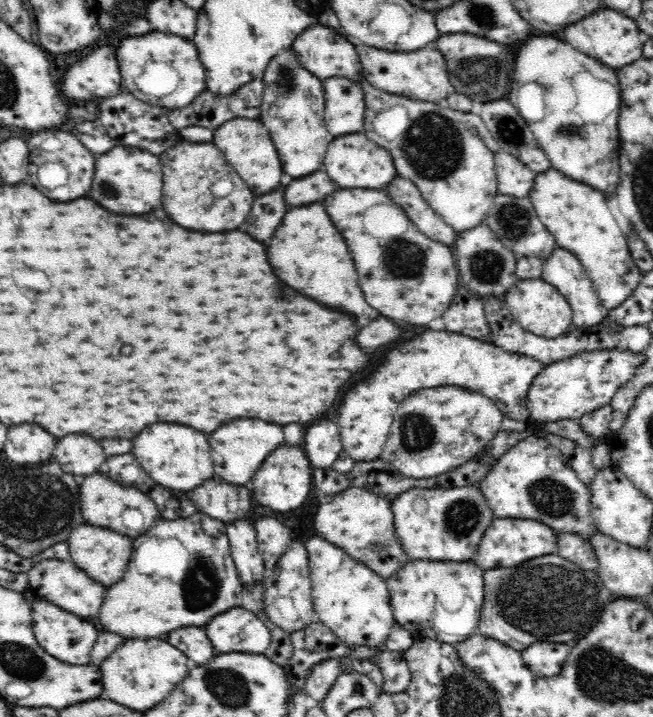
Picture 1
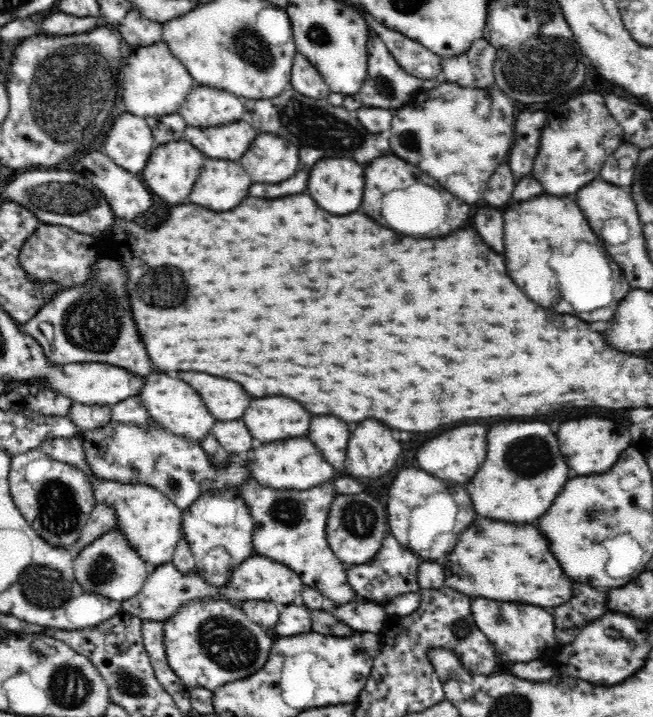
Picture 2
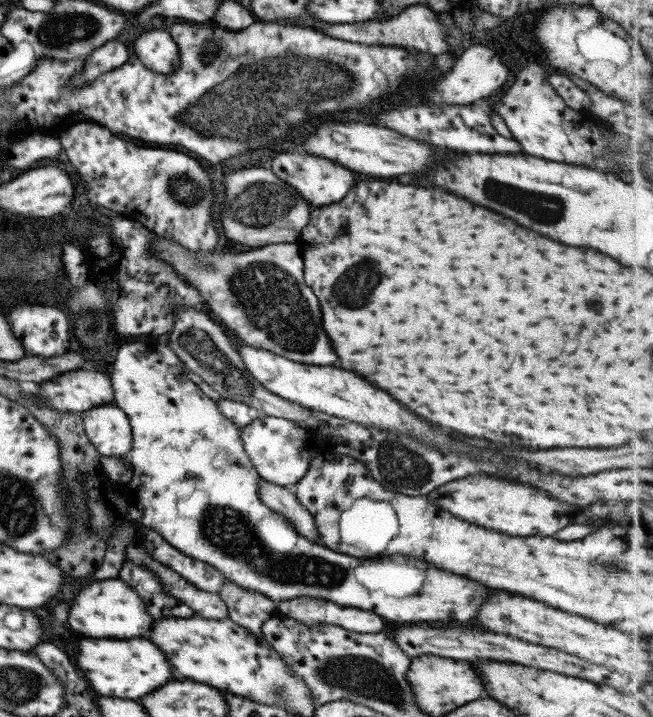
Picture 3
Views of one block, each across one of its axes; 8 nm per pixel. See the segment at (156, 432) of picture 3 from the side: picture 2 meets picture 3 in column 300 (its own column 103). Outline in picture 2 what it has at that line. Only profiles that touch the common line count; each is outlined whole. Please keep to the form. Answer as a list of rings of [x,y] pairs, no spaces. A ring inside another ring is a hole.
[[[114,529],[92,546],[84,547],[75,558],[73,573],[85,593],[98,594],[109,600],[124,602],[139,594],[150,573],[144,560],[129,546],[120,530]]]

